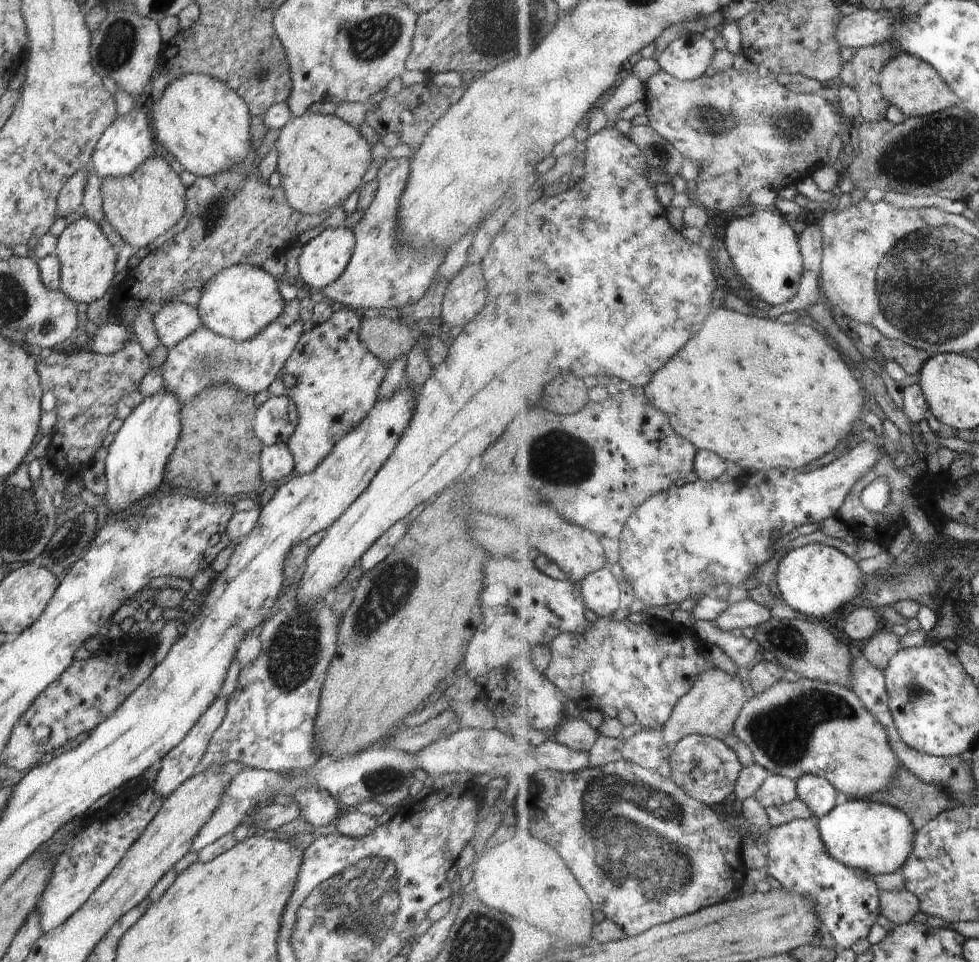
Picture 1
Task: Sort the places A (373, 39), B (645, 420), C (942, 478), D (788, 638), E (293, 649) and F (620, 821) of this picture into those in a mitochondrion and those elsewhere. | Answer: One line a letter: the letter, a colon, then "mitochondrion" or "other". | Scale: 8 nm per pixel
A: mitochondrion
B: other
C: other
D: mitochondrion
E: mitochondrion
F: mitochondrion

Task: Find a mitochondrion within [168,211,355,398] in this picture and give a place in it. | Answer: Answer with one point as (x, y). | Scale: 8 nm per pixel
(227, 362)

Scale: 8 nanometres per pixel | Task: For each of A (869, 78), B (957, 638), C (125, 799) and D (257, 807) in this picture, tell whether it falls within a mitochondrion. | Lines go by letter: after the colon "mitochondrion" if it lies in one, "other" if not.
A: other
B: other
C: other
D: other

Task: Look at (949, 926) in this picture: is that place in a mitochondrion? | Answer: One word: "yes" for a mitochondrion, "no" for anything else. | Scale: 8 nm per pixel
no

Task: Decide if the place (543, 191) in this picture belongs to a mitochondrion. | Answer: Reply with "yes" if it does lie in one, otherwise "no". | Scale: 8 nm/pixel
no

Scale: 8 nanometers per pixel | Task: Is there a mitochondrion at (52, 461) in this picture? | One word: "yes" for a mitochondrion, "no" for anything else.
no

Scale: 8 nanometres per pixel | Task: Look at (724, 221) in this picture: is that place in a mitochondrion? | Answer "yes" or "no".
no

